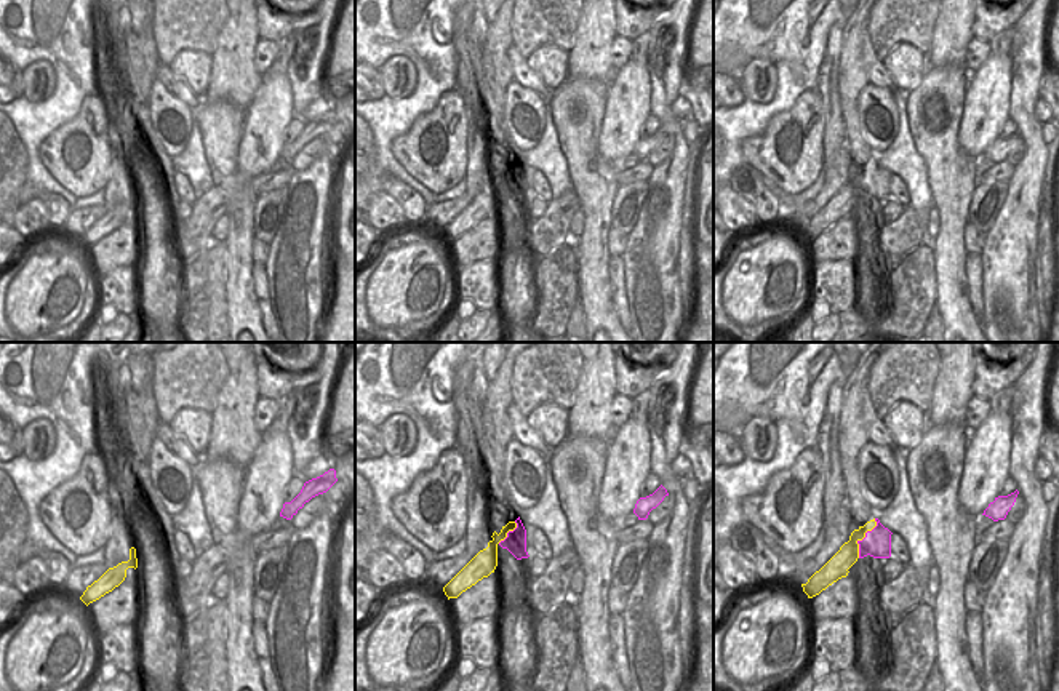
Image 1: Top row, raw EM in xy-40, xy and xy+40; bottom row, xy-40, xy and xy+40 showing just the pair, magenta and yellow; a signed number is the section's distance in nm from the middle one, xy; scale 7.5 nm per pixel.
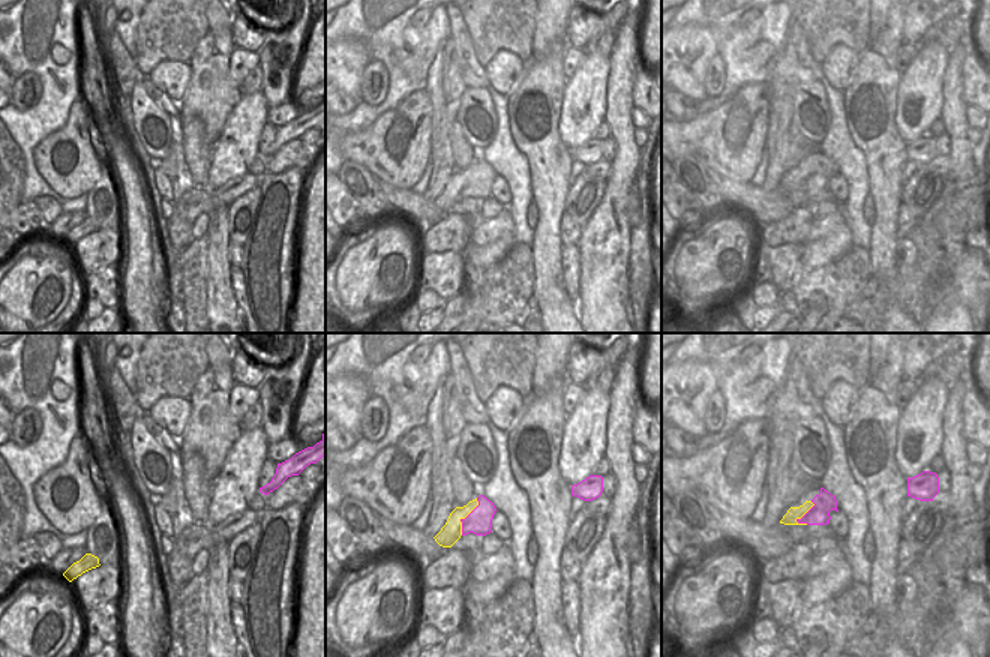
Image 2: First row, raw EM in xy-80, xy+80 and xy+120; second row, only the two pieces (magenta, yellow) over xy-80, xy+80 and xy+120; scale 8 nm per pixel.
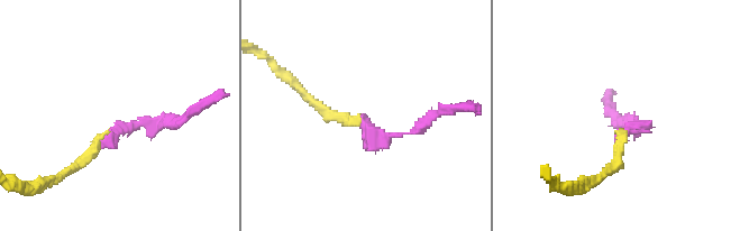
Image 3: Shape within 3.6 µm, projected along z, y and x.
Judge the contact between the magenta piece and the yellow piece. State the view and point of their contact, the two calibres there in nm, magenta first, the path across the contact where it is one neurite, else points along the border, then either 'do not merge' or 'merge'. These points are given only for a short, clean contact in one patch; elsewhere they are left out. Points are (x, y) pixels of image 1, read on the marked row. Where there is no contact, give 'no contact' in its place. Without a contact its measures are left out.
contact xy+40 (864, 538); calibres 220 and 160 nm; way xy+40 (877, 543), (864, 538), (848, 554); merge

